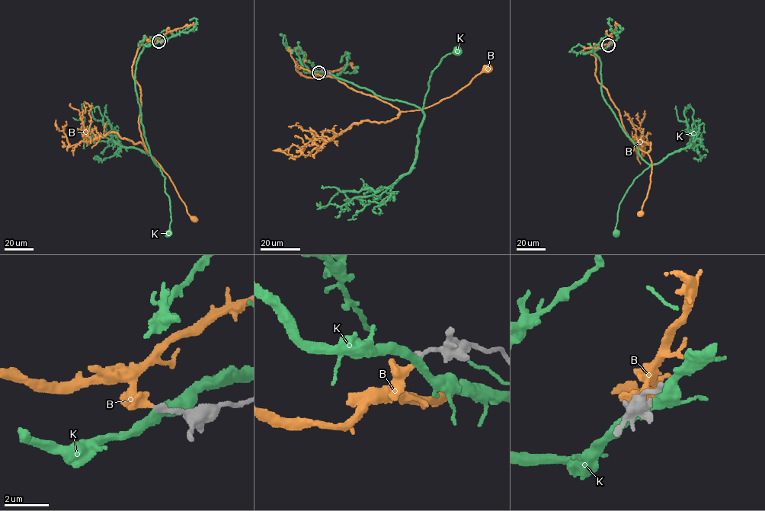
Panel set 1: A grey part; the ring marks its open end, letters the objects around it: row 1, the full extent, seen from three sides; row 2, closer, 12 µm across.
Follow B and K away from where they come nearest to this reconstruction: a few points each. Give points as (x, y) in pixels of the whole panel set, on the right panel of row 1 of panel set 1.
B: (608, 45), (594, 52), (595, 76), (619, 110), (629, 139), (647, 152), (651, 162), (648, 191), (640, 213)
K: (608, 45), (593, 52), (600, 64), (601, 95), (638, 154), (651, 164), (635, 179), (619, 205), (616, 233)

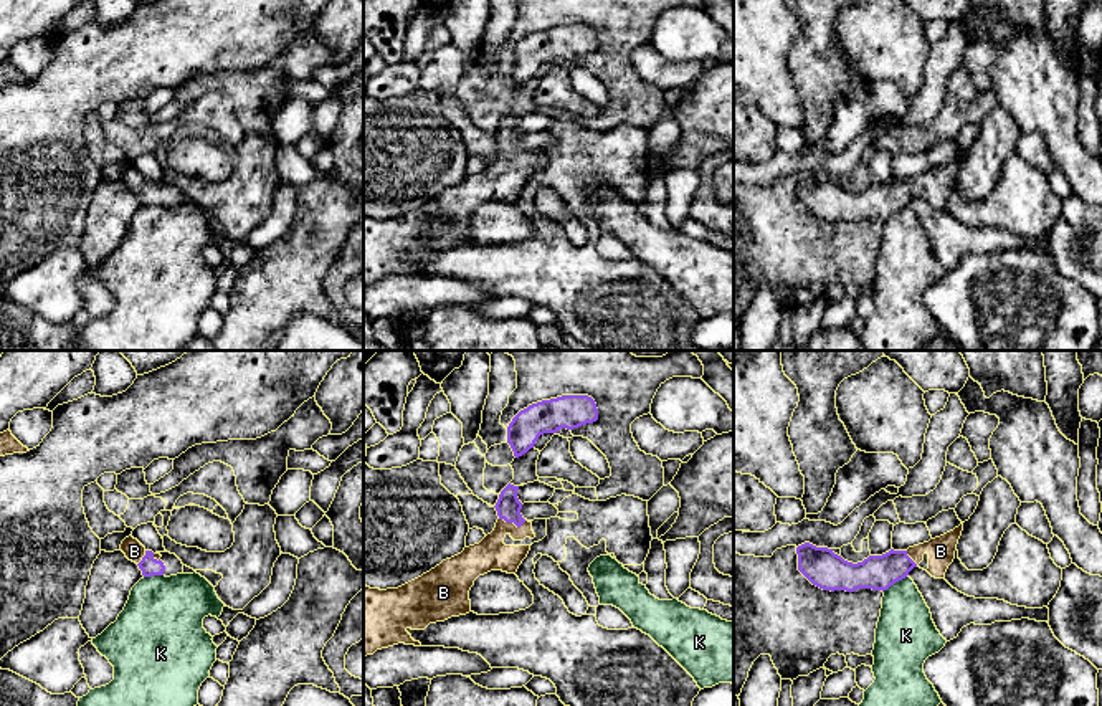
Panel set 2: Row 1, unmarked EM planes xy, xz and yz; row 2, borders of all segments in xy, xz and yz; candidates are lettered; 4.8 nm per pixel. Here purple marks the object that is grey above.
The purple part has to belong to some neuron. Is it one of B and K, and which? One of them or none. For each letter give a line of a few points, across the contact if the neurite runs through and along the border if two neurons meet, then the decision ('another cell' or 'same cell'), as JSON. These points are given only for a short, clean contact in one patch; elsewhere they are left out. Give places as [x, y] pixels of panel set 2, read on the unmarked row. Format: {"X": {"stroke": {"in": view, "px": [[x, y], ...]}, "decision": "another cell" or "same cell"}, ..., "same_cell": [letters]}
{"B": {"stroke": {"in": "xz", "px": [[508, 136], [512, 151], [493, 172], [491, 184]]}, "decision": "same cell"}, "K": {"stroke": {"in": "yz", "px": [[907, 204], [883, 220]]}, "decision": "another cell"}, "same_cell": ["B"]}

